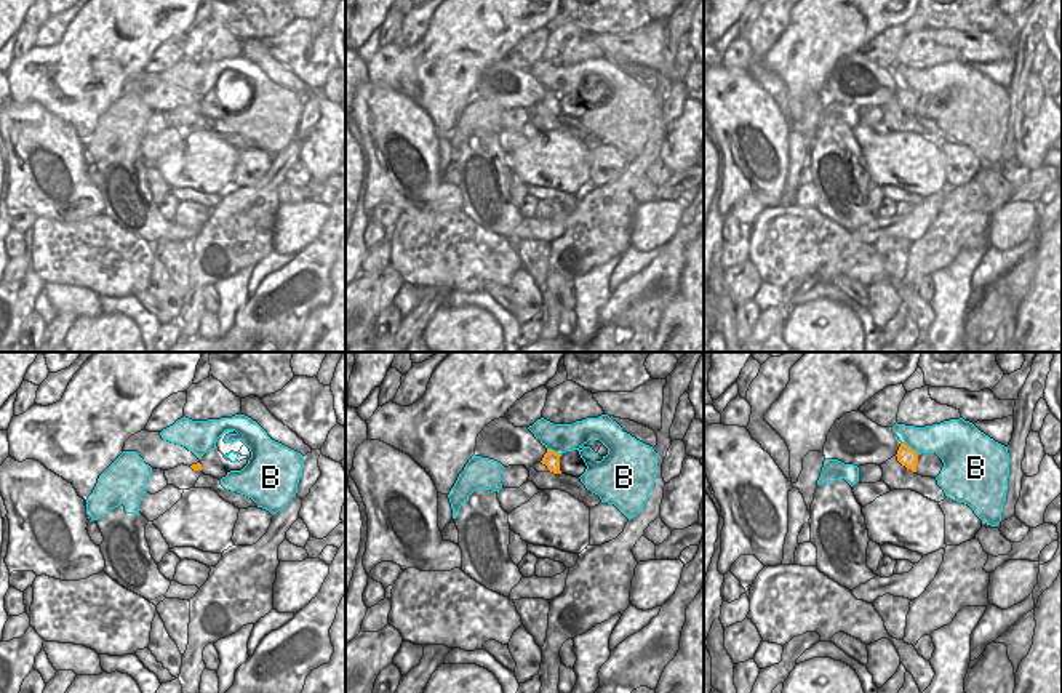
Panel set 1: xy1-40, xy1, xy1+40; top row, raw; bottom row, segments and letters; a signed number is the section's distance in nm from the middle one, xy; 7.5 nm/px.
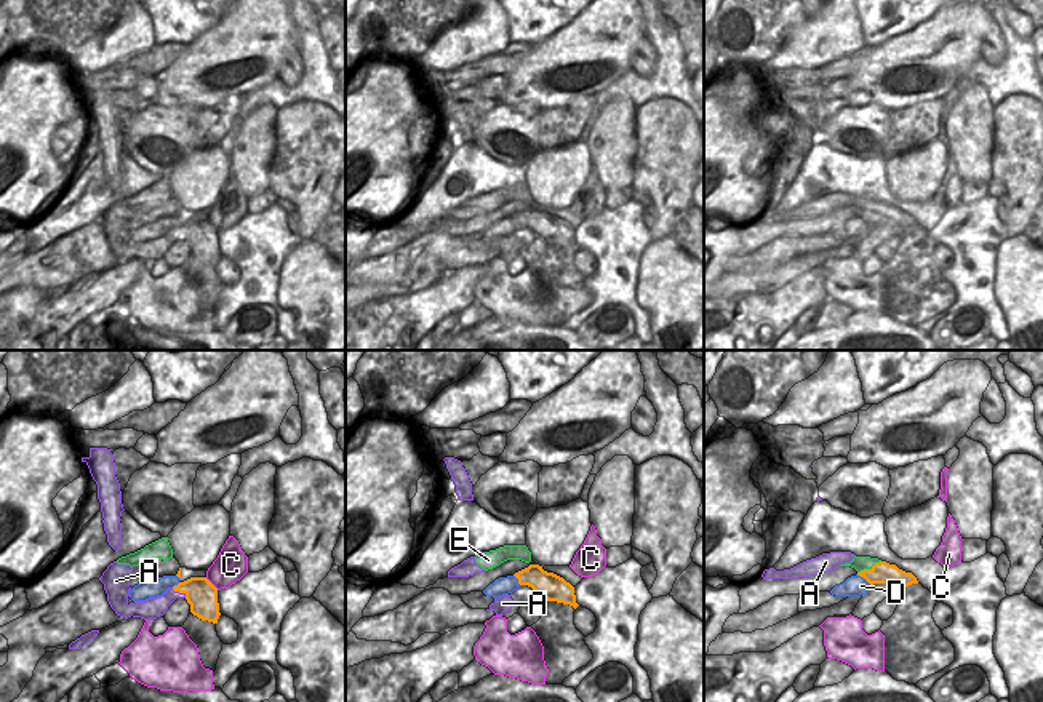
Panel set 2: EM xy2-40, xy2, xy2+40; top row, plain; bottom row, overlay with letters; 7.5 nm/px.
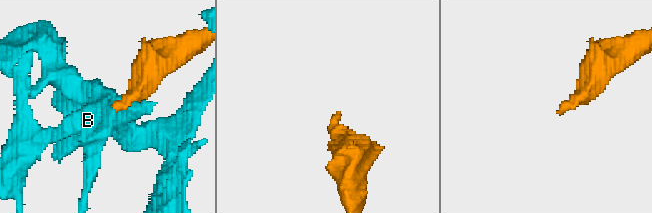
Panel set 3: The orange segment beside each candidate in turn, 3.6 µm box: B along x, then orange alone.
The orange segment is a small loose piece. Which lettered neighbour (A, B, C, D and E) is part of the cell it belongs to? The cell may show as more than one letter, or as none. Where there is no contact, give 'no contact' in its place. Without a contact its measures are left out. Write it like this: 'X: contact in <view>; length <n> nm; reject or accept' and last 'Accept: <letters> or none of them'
A: contact in xy2-40; length 140 nm; reject
B: contact in xy1+40; length 160 nm; reject
C: contact in xy2-40; length 140 nm; reject
D: contact in xy2+40; length 140 nm; reject
E: contact in xy2+40; length 200 nm; reject
Accept: none of them

